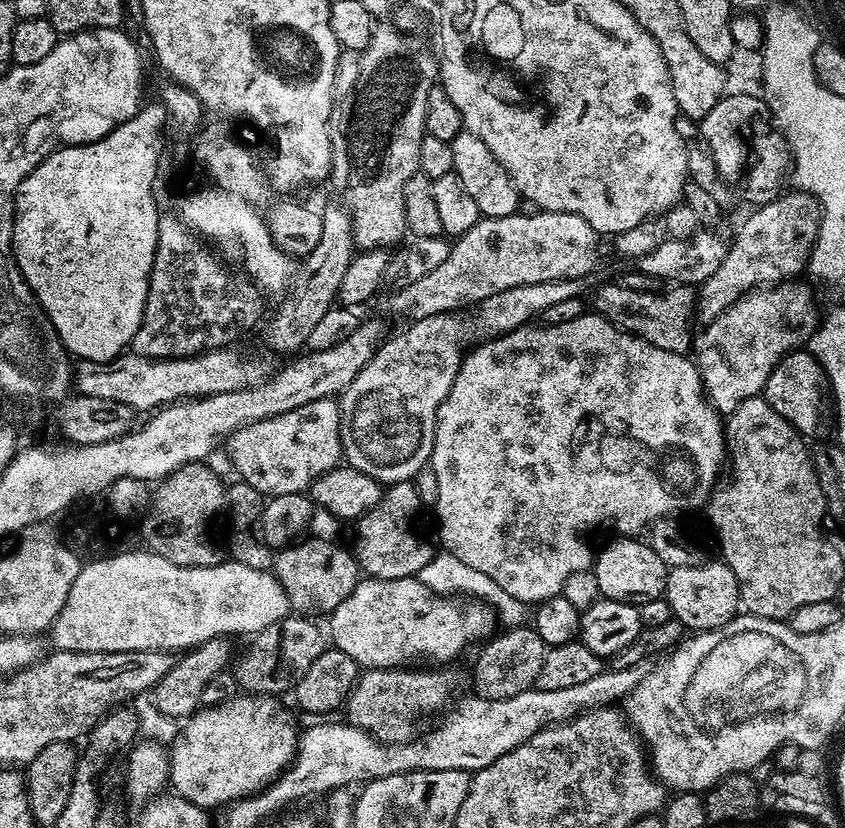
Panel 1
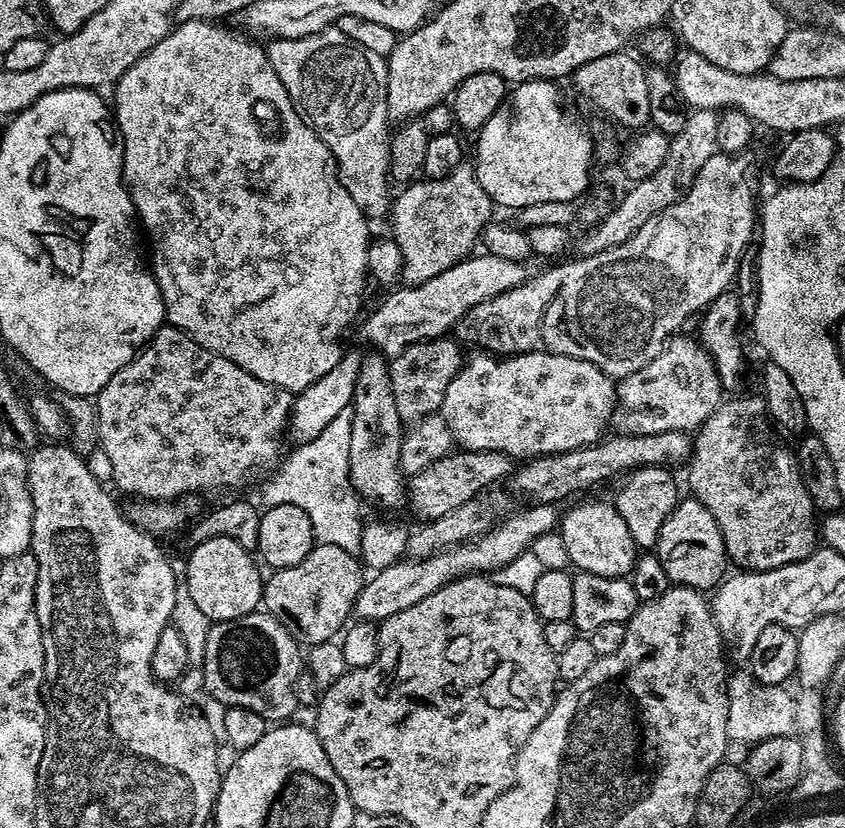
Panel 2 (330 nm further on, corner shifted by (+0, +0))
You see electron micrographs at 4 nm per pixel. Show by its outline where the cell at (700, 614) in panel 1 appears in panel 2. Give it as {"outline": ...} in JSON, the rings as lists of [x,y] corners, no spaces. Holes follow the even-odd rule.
{"outline":[[[694,498],[681,499],[676,508],[662,522],[662,530],[656,539],[654,555],[666,569],[669,581],[681,588],[697,588],[707,593],[715,589],[725,579],[724,567],[729,567],[728,551],[724,549],[724,539],[714,522],[714,514]]]}

